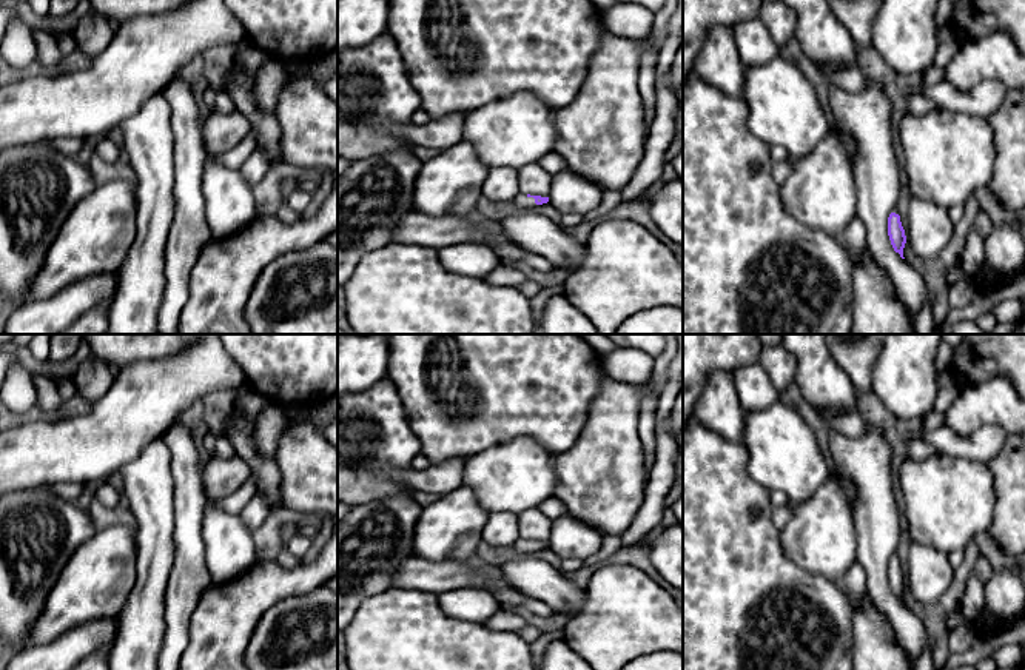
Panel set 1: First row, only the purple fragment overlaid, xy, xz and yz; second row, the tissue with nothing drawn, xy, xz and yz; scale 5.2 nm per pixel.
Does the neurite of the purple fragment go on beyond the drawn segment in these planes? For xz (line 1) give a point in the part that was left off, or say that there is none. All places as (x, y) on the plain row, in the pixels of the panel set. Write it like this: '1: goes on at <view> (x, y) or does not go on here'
1: goes on at xz (521, 547)

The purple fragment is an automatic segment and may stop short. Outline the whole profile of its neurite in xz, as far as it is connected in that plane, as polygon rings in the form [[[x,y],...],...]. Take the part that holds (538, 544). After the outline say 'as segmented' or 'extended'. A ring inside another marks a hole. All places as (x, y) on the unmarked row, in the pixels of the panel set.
[[[518,539],[513,545],[512,550],[515,556],[524,556],[524,554],[532,554],[536,550],[547,548],[549,542],[541,542],[541,541],[530,541],[530,539]]]; extended

